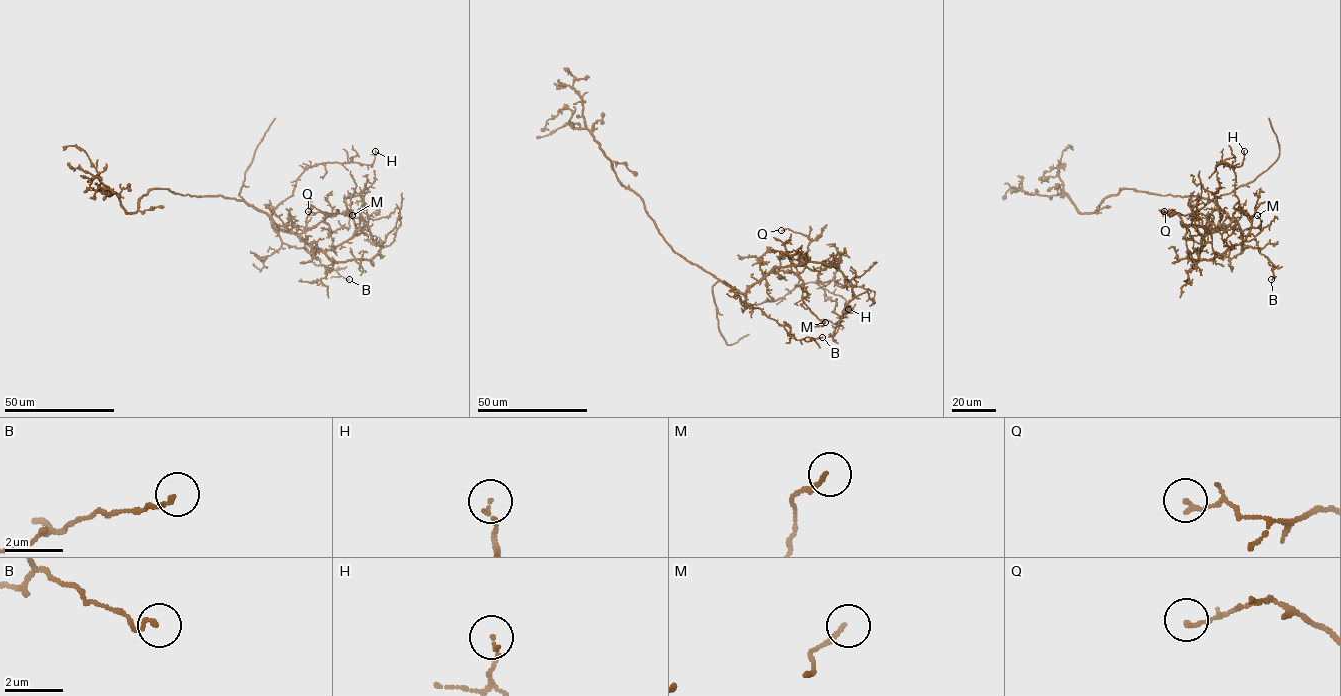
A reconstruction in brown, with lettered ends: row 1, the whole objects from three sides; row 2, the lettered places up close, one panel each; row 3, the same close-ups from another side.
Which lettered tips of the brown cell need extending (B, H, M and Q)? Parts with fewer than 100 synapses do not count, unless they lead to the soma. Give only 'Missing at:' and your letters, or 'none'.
Missing at: none

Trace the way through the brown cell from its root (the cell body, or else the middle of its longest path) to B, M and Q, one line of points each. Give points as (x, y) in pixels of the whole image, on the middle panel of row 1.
B: (709, 273), (738, 289), (748, 304), (760, 308), (797, 340), (822, 337)
M: (709, 273), (745, 296), (748, 289), (771, 271), (793, 272), (803, 280), (803, 302), (822, 326), (825, 322)
Q: (709, 273), (745, 296), (771, 271), (800, 273), (810, 240), (787, 228), (781, 230)

